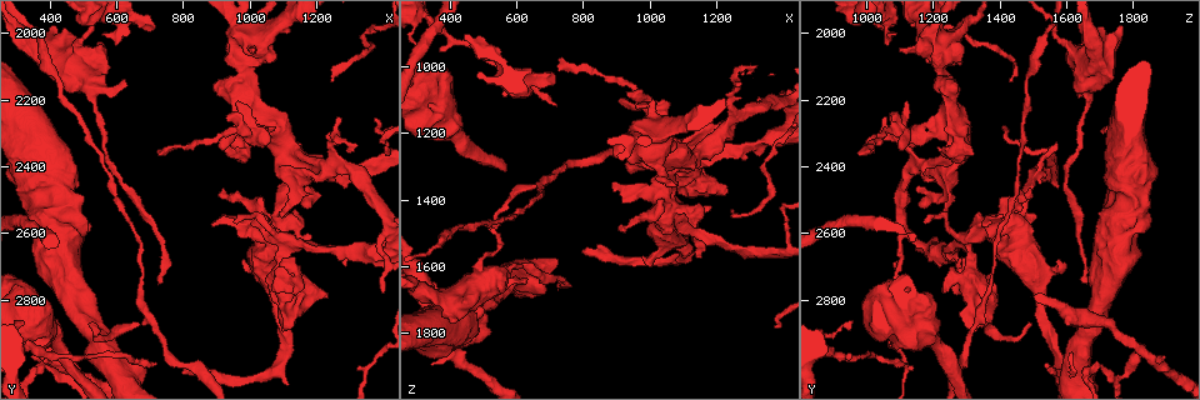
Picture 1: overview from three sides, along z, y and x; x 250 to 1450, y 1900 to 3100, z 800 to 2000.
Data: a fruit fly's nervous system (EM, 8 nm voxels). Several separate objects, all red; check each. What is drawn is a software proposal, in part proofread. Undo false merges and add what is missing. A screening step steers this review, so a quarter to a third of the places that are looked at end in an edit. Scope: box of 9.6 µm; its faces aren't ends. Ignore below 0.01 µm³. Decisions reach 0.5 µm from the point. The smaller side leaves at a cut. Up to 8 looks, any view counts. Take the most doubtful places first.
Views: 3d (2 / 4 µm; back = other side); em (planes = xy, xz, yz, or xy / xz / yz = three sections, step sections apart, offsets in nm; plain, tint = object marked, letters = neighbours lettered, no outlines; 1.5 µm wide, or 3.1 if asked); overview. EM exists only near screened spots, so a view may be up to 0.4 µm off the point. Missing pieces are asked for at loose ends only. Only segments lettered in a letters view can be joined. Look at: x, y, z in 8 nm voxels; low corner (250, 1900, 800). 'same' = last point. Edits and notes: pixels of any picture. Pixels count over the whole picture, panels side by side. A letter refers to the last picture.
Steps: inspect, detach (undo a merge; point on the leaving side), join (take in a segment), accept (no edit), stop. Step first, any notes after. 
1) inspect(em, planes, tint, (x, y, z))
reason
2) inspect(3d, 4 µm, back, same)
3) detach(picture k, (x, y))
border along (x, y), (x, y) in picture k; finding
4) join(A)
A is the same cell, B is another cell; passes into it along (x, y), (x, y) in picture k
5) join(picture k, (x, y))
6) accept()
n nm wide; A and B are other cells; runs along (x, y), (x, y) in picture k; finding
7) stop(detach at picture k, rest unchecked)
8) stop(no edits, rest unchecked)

inspect(em, planes, letters, (810, 3020, 1550))
long arm stops here

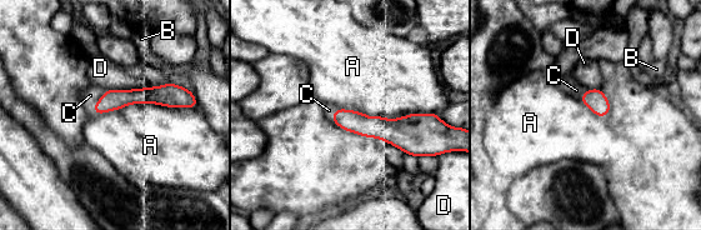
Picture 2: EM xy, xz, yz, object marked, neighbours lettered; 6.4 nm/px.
join(C)
C is the same cell, A, B and D are other cells; passes into it along (111, 100), (99, 100), (90, 95) in picture 2; it goes on there

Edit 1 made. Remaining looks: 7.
inspect(overview)

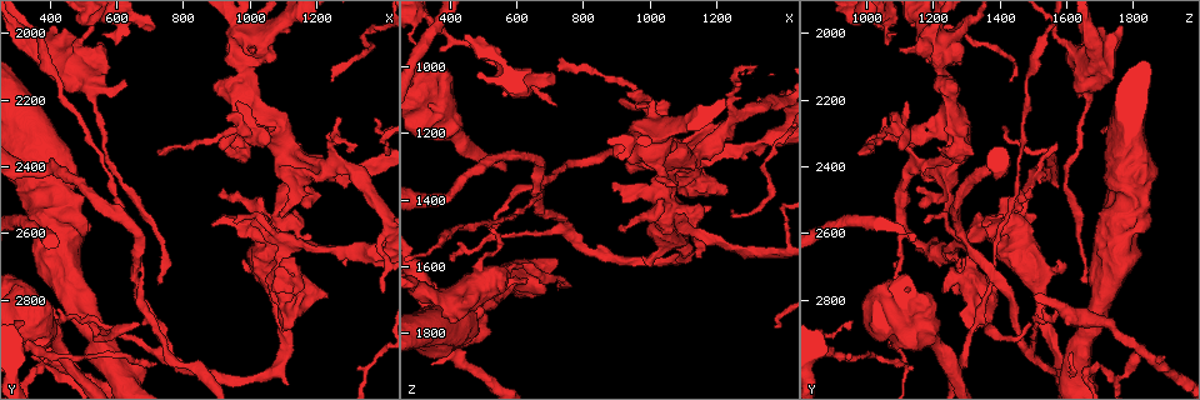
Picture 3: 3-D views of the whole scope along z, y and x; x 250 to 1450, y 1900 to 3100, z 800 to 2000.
inspect(3d, 2 µm, (720, 2990, 1120))
end of a long branch

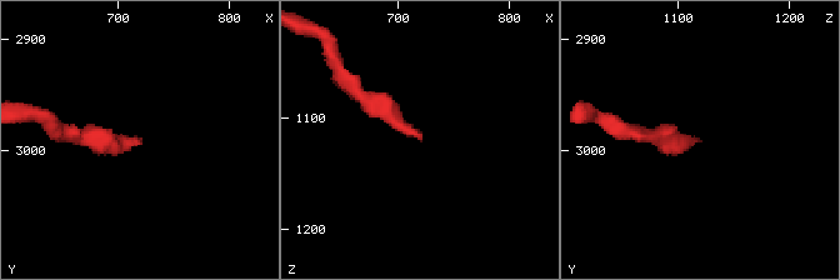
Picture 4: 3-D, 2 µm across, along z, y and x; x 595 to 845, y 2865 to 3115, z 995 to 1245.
inspect(em, planes, letters, (720, 2988, 1120))

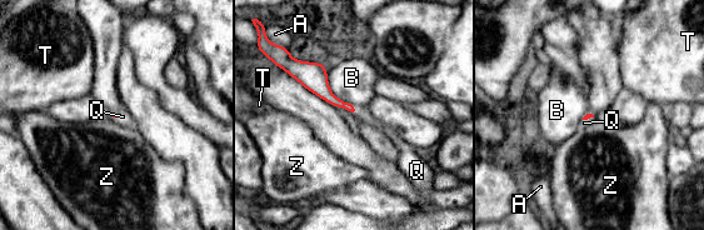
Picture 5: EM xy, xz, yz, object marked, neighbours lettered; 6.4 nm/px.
join(Q)
Q is the same cell, A, B, T and Z are other cells; passes into it along (321, 89), (354, 109), (362, 113) in picture 5; it goes on there

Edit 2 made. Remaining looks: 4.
inspect(3d, 2 µm, (1140, 2330, 1570))
thin end

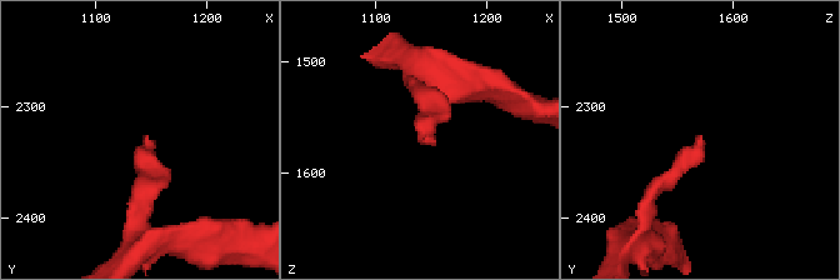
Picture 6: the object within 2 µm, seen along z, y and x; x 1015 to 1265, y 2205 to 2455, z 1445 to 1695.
inspect(em, yz, step 8, letters, (1148, 2330, 1570))

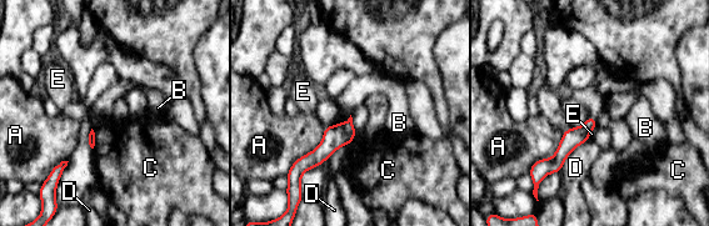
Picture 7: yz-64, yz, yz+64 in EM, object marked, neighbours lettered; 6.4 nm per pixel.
inspect(em, xy, step 8, letters, same)
another direction

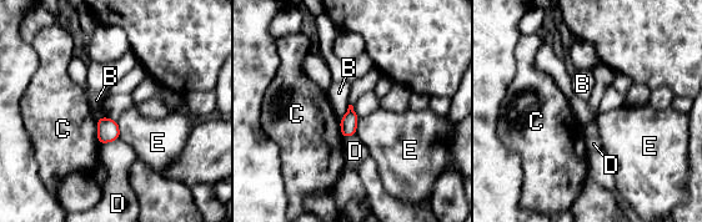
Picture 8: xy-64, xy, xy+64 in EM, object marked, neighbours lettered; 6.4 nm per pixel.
accept()
B, C, D and E are other cells; border along (349, 104), (347, 111), (340, 119) in picture 8; no lettered segment goes on from it

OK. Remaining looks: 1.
stop(join at picture 2, join at picture 5, rest unchecked)

